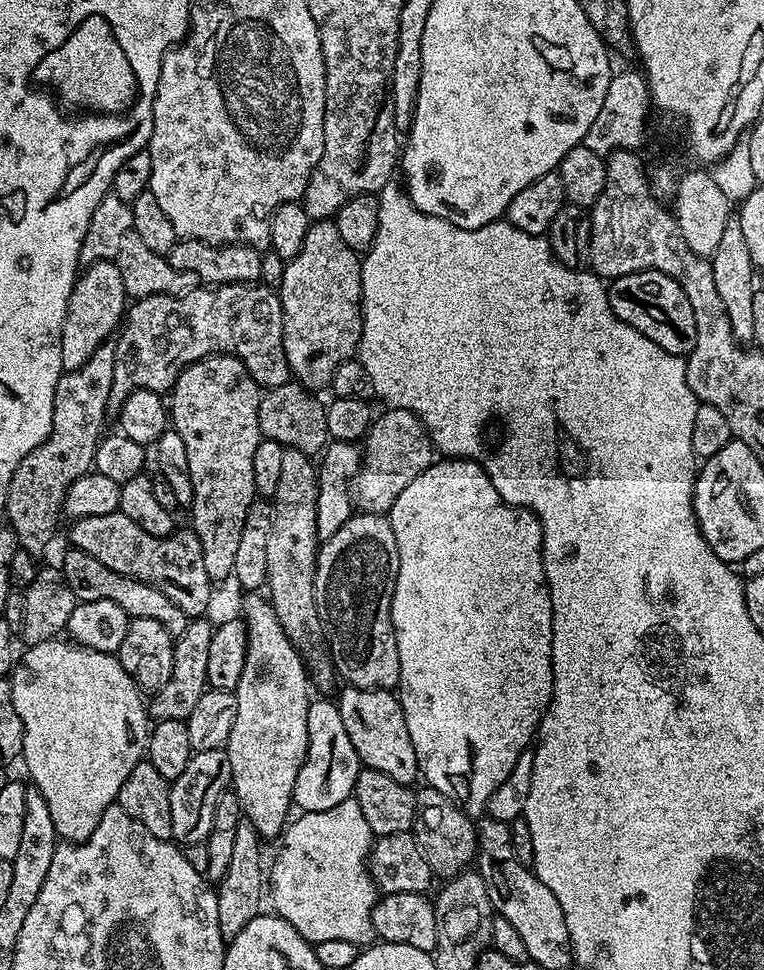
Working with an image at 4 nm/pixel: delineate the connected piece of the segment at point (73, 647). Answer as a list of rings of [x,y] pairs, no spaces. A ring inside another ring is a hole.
[[[64,638],[38,642],[23,650],[24,656],[22,652],[10,673],[14,710],[18,710],[24,727],[22,764],[32,775],[31,783],[46,798],[46,806],[50,806],[57,837],[64,842],[79,842],[94,834],[102,814],[117,803],[130,770],[145,759],[146,725],[150,720],[146,700],[113,653],[90,650]]]

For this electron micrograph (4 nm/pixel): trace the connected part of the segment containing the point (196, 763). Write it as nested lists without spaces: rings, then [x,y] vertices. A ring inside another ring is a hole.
[[[224,748],[193,752],[190,762],[186,762],[186,770],[171,781],[170,794],[170,826],[172,840],[177,845],[205,843],[210,834],[210,826],[214,826],[214,806],[218,806],[218,798],[229,791],[232,783],[230,758]]]

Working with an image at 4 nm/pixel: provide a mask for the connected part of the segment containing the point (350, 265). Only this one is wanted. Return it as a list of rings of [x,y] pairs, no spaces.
[[[335,219],[311,221],[306,230],[306,242],[302,242],[302,250],[298,250],[296,257],[285,263],[278,295],[284,315],[286,362],[289,373],[309,390],[327,389],[332,383],[334,370],[338,370],[342,362],[353,359],[357,355],[364,321],[364,315],[360,309],[361,263],[358,253],[350,250],[350,246],[346,246]]]

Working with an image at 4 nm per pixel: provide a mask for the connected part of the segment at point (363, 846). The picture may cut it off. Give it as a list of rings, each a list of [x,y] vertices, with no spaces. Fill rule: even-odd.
[[[353,798],[338,802],[338,806],[330,806],[330,810],[300,812],[297,817],[285,827],[276,861],[270,864],[270,900],[272,896],[275,915],[290,922],[290,926],[294,926],[294,930],[313,946],[327,941],[371,945],[374,940],[372,911],[378,901],[378,889],[369,872],[369,852],[374,837],[370,826],[366,826],[362,806],[358,806]]]

